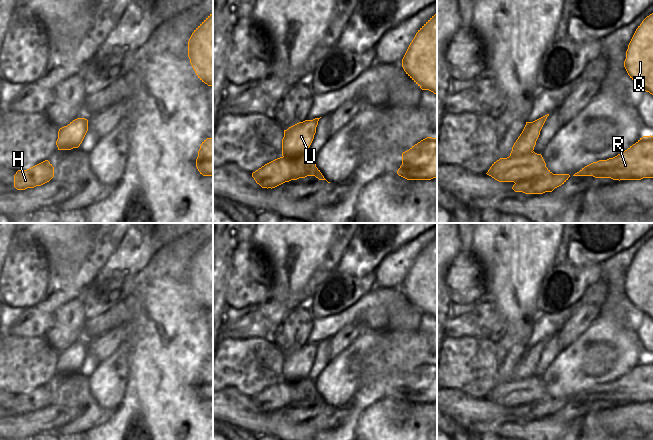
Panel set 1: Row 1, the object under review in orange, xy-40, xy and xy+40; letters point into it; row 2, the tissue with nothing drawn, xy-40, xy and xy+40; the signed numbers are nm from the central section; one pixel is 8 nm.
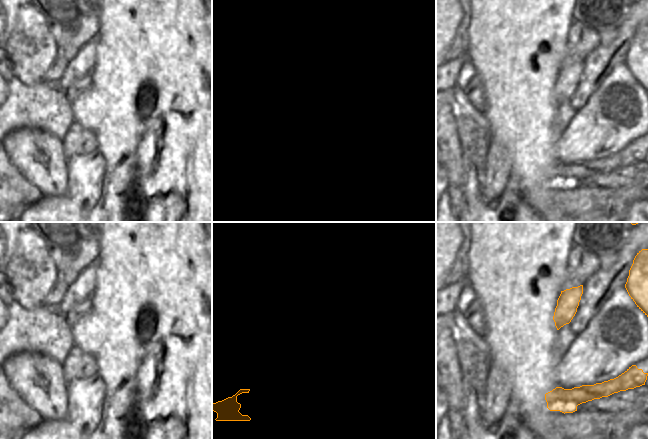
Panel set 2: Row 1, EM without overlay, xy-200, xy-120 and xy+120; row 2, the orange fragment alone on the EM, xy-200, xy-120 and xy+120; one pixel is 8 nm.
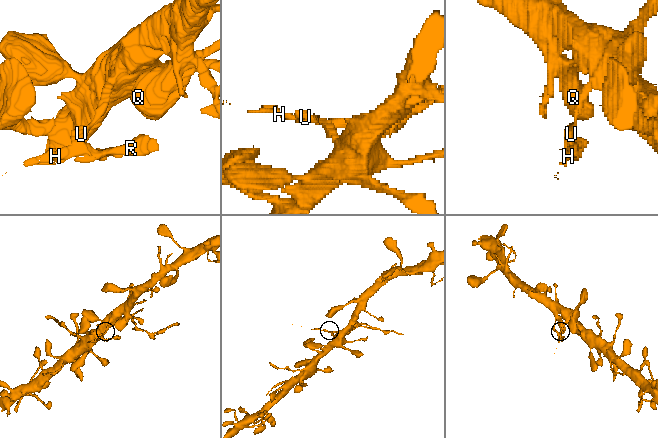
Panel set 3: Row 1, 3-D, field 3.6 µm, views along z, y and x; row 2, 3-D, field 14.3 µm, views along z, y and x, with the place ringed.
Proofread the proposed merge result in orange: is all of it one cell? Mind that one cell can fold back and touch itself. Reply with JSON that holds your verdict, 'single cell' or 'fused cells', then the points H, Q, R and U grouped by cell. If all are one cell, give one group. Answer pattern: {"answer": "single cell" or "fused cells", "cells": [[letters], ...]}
{"answer": "fused cells", "cells": [["H", "R"], ["Q", "U"]]}

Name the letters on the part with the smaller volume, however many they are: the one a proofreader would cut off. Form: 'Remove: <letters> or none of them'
Remove: H, R

